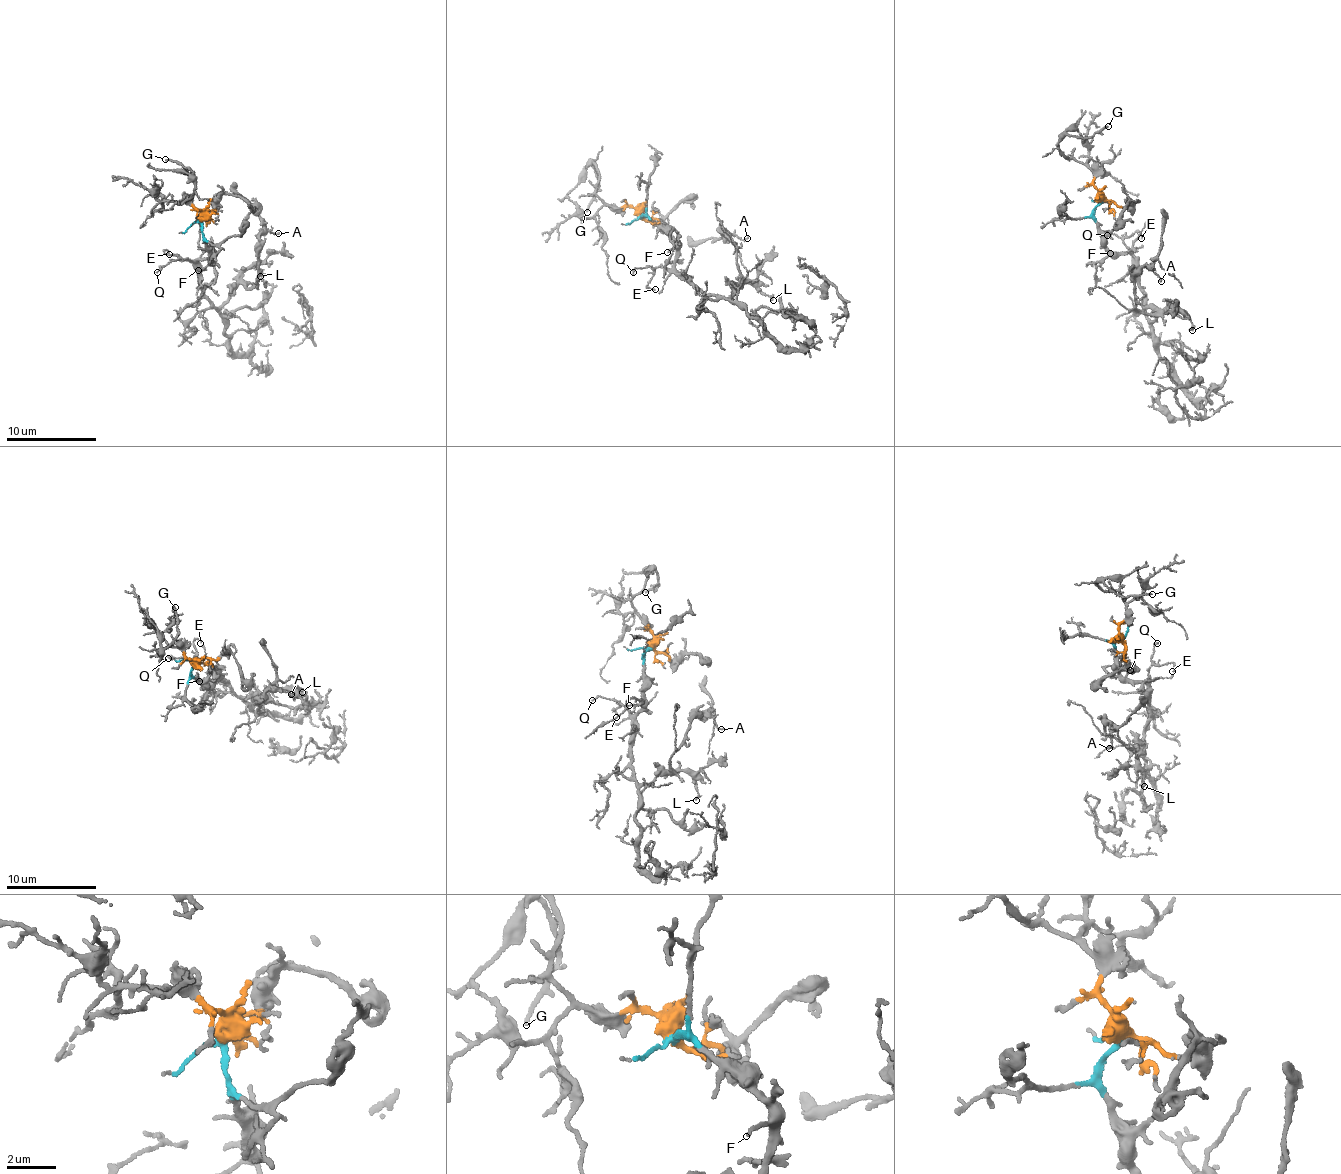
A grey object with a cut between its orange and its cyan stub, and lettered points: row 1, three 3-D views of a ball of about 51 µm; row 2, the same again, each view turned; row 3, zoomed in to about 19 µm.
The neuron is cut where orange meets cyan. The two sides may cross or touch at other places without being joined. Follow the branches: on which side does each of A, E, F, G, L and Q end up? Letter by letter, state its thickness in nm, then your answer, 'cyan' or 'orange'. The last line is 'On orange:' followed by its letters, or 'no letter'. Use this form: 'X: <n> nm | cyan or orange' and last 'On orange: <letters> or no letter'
A: 140 nm | cyan
E: 130 nm | cyan
F: 130 nm | cyan
G: 140 nm | orange
L: 200 nm | cyan
Q: 150 nm | cyan
On orange: G

